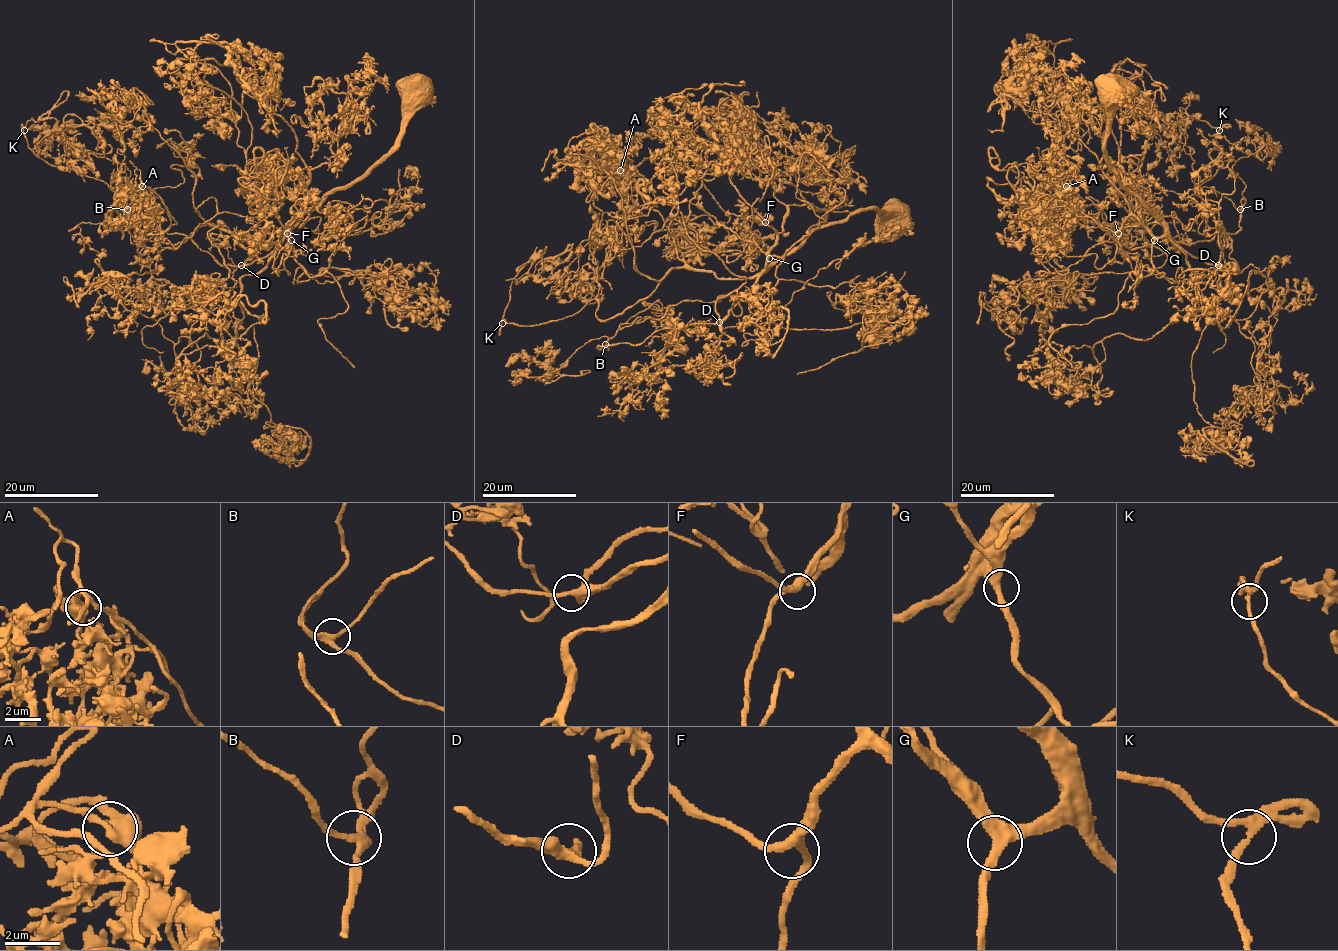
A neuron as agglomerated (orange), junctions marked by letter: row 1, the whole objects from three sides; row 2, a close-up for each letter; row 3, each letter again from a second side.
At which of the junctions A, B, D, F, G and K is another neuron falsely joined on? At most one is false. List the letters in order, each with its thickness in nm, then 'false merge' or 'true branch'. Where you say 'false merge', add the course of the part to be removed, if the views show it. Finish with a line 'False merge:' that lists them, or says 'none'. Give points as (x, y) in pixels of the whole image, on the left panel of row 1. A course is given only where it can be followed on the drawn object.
A: calibre 360 nm; true branch
B: calibre 220 nm; true branch
D: calibre 280 nm; true branch
F: calibre 300 nm; true branch
G: calibre 360 nm; true branch
K: calibre 240 nm; true branch
False merge: none

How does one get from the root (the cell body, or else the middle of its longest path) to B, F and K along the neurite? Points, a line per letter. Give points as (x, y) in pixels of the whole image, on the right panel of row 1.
B: (1119, 94), (1104, 157), (1118, 182), (1163, 223), (1175, 243), (1219, 265), (1224, 236), (1241, 228), (1241, 209)
F: (1119, 94), (1104, 157), (1118, 182), (1163, 223), (1165, 231), (1154, 236), (1130, 215), (1118, 233)
K: (1119, 94), (1104, 157), (1175, 248), (1163, 226), (1188, 244), (1215, 235), (1195, 191), (1222, 166), (1219, 130)

